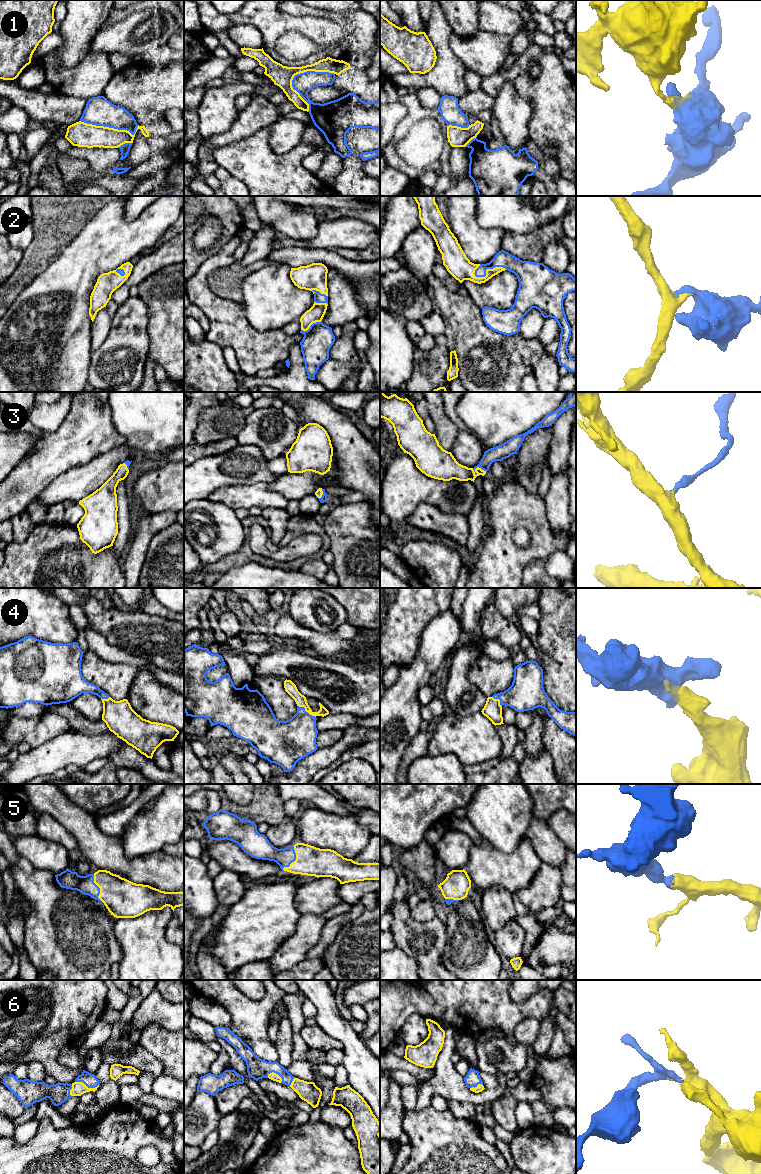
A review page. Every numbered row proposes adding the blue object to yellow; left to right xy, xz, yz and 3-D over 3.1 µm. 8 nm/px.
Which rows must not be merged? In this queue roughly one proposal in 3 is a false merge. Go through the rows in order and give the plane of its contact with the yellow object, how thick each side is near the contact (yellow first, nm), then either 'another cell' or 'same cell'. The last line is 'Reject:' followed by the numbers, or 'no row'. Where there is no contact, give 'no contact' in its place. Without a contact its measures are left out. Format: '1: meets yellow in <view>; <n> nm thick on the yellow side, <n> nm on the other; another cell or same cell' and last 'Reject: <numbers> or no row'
1: meets yellow in xz; 170 nm thick on the yellow side, 160 nm on the other; another cell
2: meets yellow in yz; 190 nm thick on the yellow side, 130 nm on the other; same cell
3: meets yellow in yz; 190 nm thick on the yellow side, 120 nm on the other; same cell
4: meets yellow in xz; 90 nm thick on the yellow side, 320 nm on the other; same cell
5: meets yellow in xz; 240 nm thick on the yellow side, 140 nm on the other; same cell
6: meets yellow in xy; 110 nm thick on the yellow side, 110 nm on the other; same cell
Reject: 1

